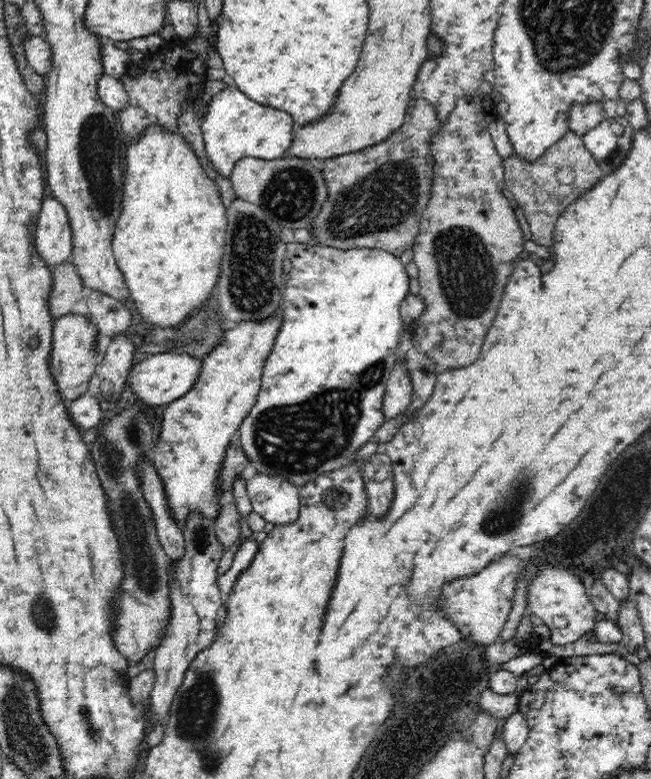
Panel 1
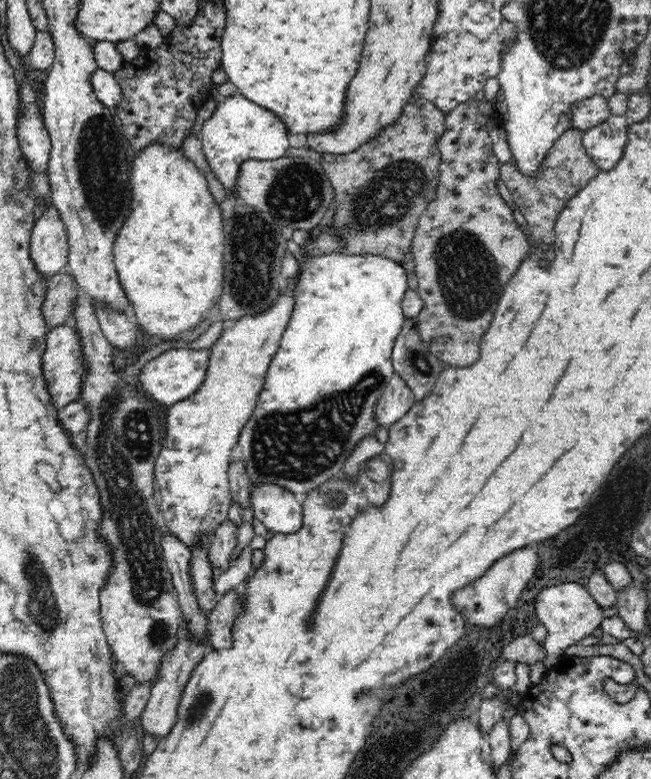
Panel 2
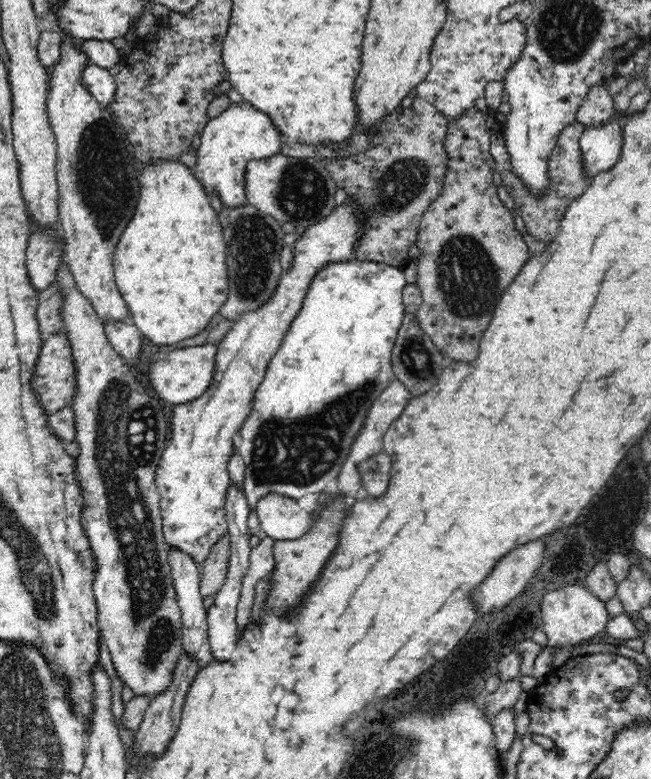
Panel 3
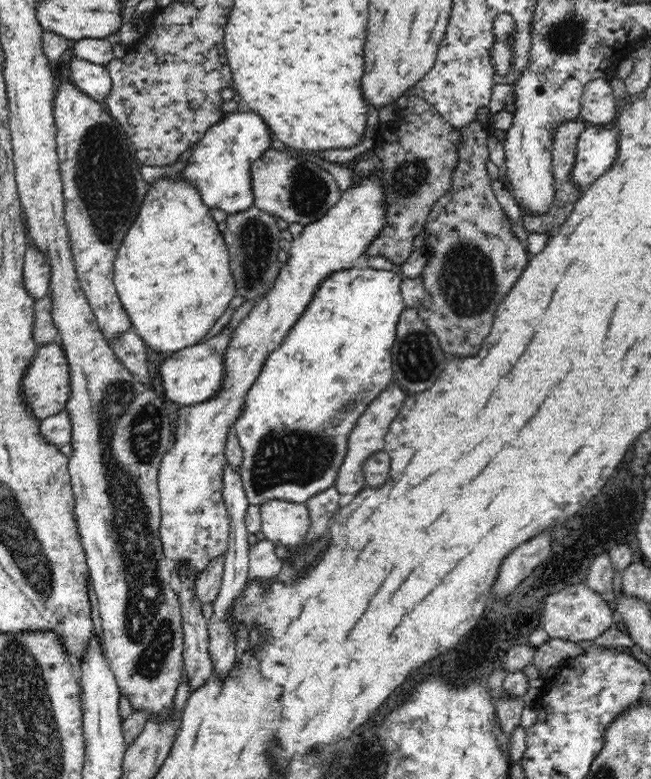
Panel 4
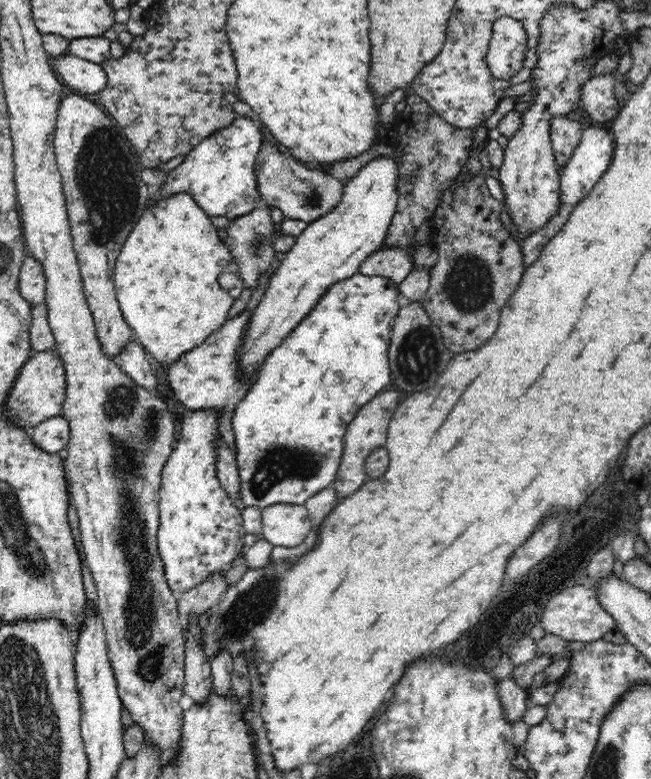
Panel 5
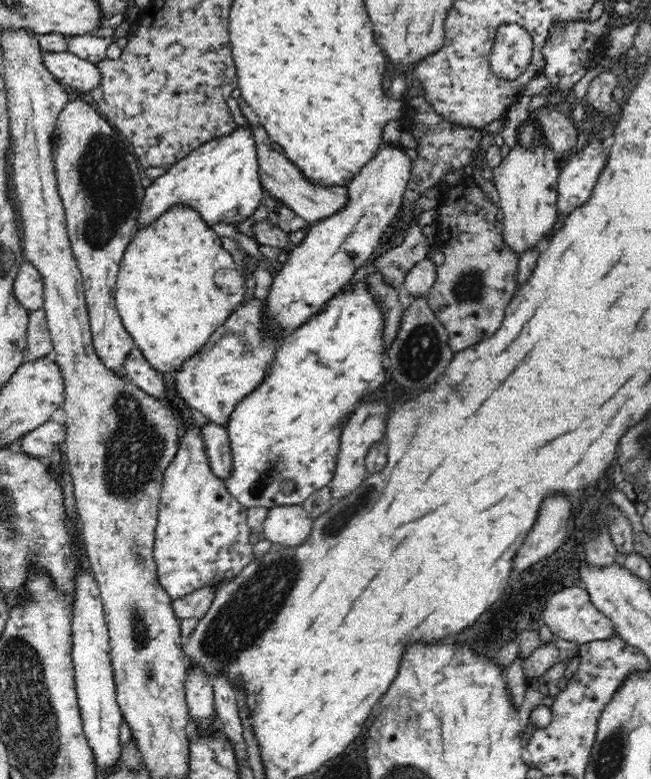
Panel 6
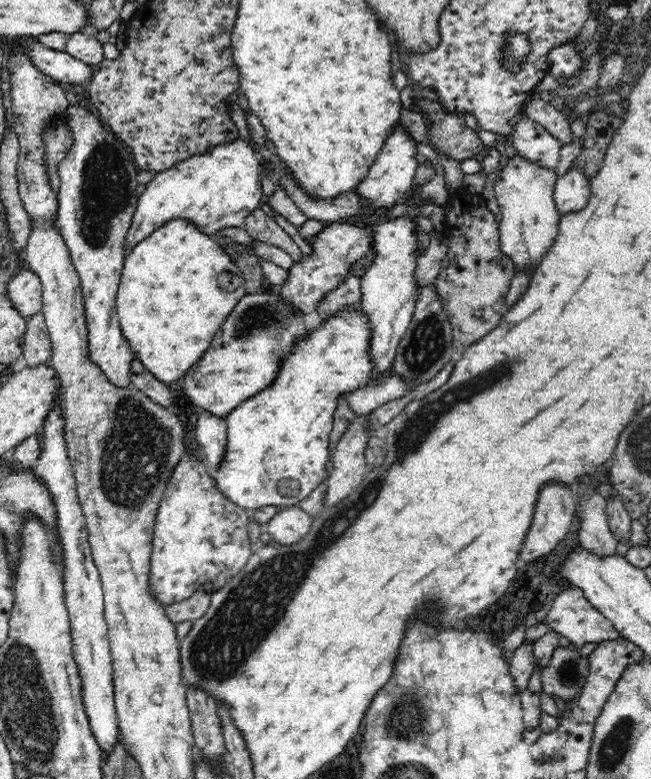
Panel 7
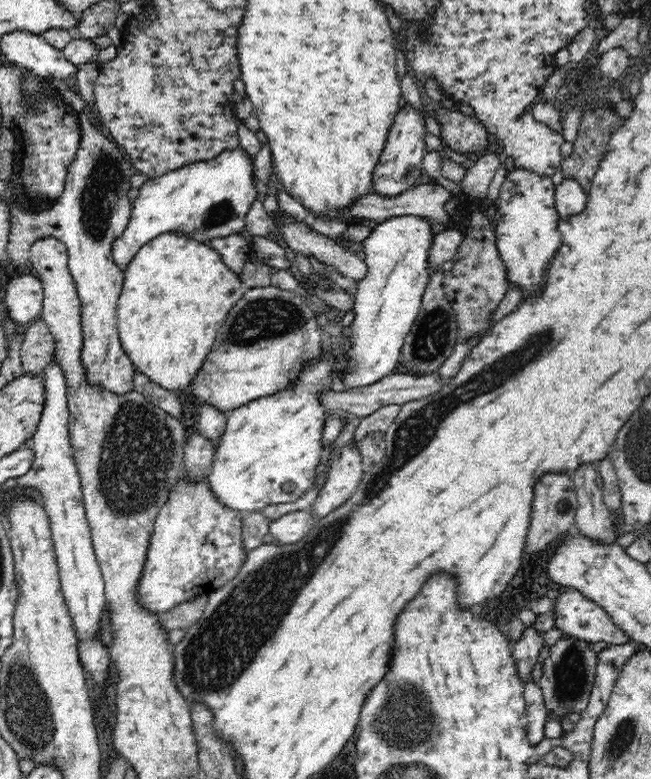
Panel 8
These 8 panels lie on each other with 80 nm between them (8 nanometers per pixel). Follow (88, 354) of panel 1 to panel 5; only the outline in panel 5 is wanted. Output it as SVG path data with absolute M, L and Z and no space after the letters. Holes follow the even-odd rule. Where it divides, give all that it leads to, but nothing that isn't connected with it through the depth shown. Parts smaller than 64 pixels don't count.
M44 350L33 354L19 370L5 402L8 419L20 428L30 430L48 418L61 415L66 394L66 373L56 350Z

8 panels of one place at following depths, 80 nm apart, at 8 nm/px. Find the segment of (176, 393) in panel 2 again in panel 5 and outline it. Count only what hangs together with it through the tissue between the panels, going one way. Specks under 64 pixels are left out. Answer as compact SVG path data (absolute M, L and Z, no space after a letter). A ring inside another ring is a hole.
M245 309L233 318L227 319L220 330L216 330L204 344L182 354L169 366L169 385L174 396L191 410L215 410L220 412L219 434L235 456L235 438L233 437L232 413L236 405L248 392L248 386L254 378L244 379L238 369L238 350L244 340L246 326L250 322L252 311Z

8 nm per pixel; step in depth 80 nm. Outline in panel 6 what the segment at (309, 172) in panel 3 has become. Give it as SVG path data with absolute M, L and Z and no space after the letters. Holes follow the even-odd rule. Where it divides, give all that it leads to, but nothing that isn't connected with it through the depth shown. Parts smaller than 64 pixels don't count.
M252 126L254 141L256 142L259 176L263 190L270 194L275 202L282 201L286 207L294 211L308 223L316 223L341 212L349 202L348 191L344 186L320 186L310 183L294 162L288 161L284 154L272 148L272 140L266 129L261 126Z

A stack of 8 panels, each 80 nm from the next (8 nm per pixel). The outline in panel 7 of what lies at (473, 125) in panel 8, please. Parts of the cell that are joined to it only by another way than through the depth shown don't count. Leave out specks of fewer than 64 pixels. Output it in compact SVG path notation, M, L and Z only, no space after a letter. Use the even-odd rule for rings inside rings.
M436 101L419 102L427 112L432 126L427 128L431 141L428 145L438 154L446 154L457 162L480 157L487 149L478 132L466 124L464 118L444 111Z

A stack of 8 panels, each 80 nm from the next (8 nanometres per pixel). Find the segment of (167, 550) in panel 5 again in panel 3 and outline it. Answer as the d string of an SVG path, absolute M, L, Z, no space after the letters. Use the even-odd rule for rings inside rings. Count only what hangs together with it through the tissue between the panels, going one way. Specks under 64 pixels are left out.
M348 199L330 216L304 229L293 248L292 266L280 278L274 294L256 310L240 314L219 342L214 378L208 390L200 398L173 408L172 433L155 470L163 535L169 548L185 552L199 566L228 530L225 500L231 480L227 464L234 452L238 429L248 420L254 393L270 359L280 348L317 271L330 262L351 260L360 242L360 231L361 224Z

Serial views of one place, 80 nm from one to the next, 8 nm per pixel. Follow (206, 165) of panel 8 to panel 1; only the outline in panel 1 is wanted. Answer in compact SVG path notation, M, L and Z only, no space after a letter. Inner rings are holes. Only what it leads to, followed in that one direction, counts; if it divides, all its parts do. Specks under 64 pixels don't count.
M232 83L212 97L209 109L201 121L206 157L212 162L216 173L228 179L231 178L236 161L242 158L283 158L291 148L292 130L295 128L291 114L248 98Z

